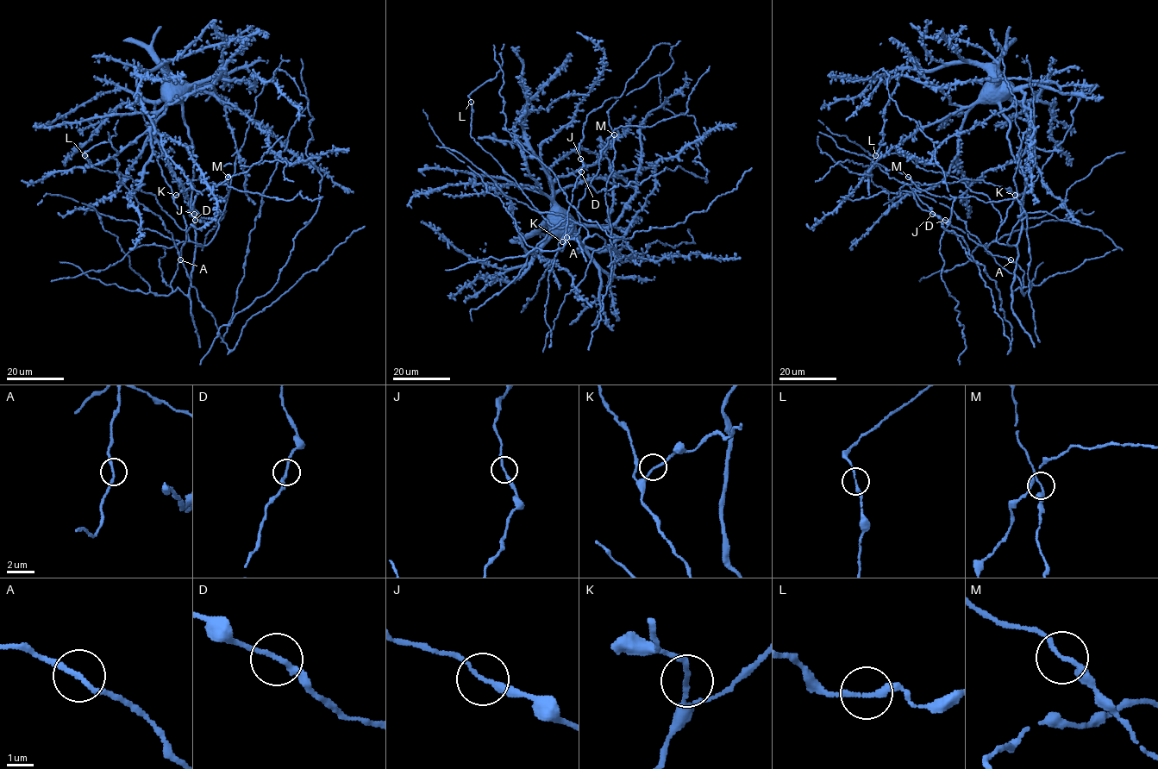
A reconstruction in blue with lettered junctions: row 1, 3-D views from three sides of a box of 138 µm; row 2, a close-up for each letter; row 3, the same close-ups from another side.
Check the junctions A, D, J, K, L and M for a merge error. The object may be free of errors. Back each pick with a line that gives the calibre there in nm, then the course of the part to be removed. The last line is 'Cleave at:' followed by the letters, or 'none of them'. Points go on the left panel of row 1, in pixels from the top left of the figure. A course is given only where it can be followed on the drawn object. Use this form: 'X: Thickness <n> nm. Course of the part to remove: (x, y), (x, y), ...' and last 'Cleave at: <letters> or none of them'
Cleave at: none of them

